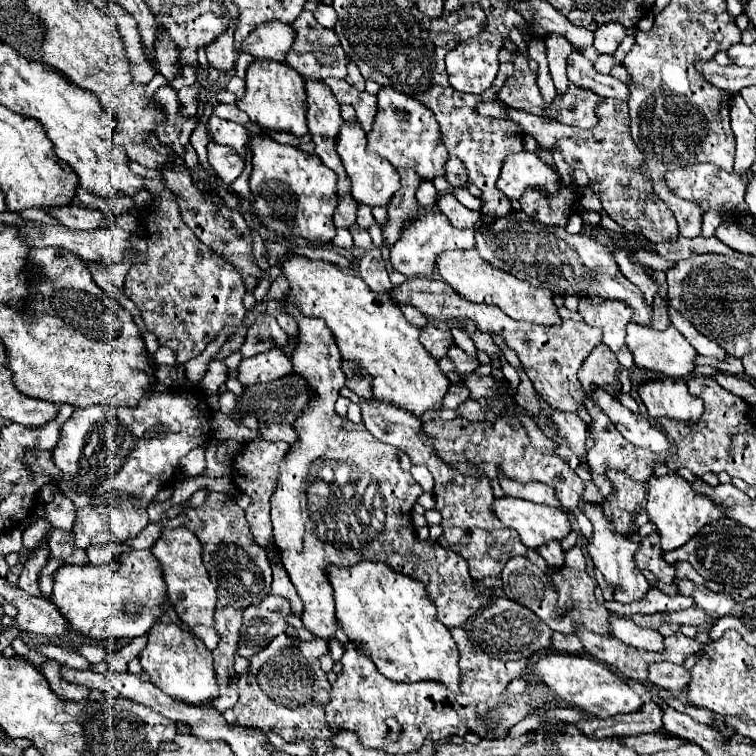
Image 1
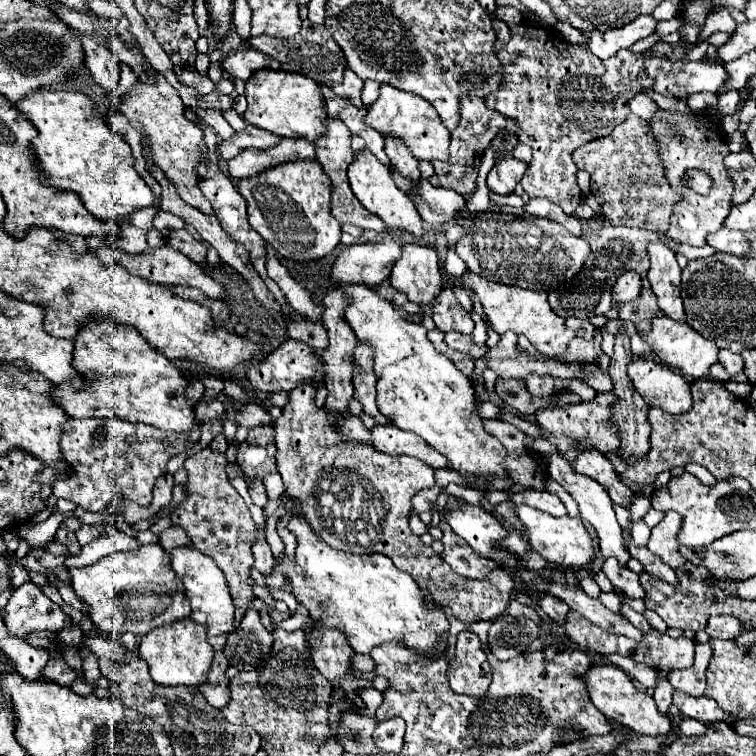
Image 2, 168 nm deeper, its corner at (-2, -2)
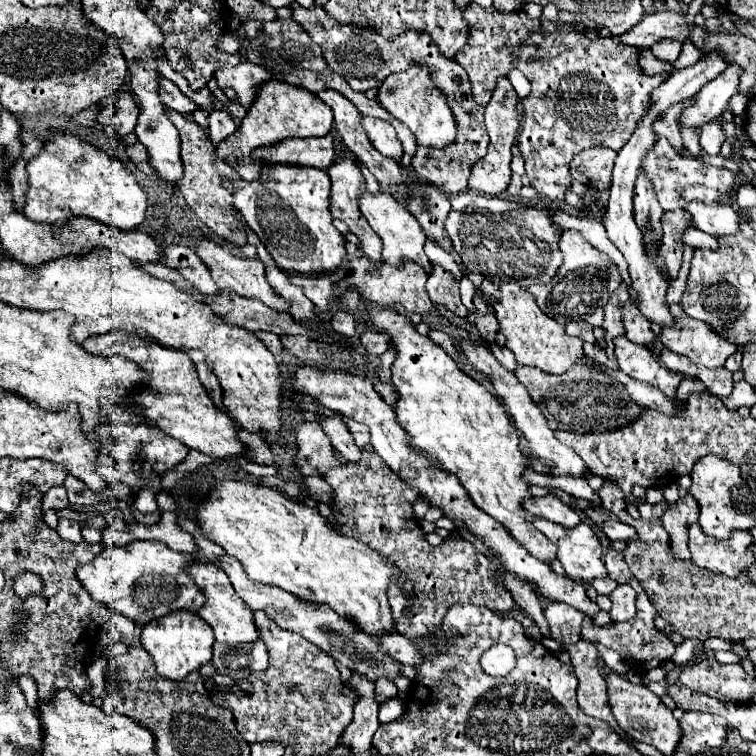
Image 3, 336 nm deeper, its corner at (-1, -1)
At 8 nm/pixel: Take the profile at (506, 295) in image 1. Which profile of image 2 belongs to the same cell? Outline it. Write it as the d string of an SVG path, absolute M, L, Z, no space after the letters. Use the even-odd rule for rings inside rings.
M466 271L464 275L458 277L458 283L464 289L470 289L472 295L478 297L478 301L482 303L482 307L486 309L486 315L490 317L492 329L502 335L506 331L514 331L518 335L526 335L528 341L546 355L560 355L566 351L568 341L574 337L574 331L570 331L564 325L564 319L558 317L550 303L548 303L548 295L544 291L530 291L530 289L522 289L516 285L506 285L506 283L498 283L498 281L490 281L484 279L472 271Z

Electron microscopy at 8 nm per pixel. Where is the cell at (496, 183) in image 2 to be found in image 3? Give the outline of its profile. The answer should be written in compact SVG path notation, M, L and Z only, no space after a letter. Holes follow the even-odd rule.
M507 76L499 78L497 86L495 86L495 92L493 92L493 98L491 98L489 106L485 108L485 128L487 128L487 134L491 138L489 150L479 162L473 164L471 176L469 176L469 188L479 192L479 194L497 196L503 190L507 190L507 186L509 186L509 180L511 180L511 158L513 158L511 146L515 144L517 132L519 132L519 126L521 126L517 100L519 100L517 92L513 90L509 78Z

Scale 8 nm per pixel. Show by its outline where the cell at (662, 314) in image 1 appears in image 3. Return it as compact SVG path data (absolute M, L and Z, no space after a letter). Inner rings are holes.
M627 302L623 308L623 326L625 326L625 336L635 342L635 344L651 344L655 340L655 334L651 332L651 322L647 322L647 318L643 318L643 314L639 314L637 302Z

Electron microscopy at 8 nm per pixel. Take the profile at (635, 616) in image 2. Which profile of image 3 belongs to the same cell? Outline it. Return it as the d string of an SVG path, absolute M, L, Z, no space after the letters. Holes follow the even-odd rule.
M623 584L623 586L617 586L611 594L609 594L609 600L613 602L609 614L613 618L613 622L625 622L625 620L631 620L635 618L636 614L636 592Z

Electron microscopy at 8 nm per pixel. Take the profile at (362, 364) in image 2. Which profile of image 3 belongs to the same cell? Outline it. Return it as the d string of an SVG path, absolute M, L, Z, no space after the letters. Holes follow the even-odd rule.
M367 330L361 334L359 340L361 340L361 346L365 348L365 352L371 356L381 356L389 348L389 336L383 332Z

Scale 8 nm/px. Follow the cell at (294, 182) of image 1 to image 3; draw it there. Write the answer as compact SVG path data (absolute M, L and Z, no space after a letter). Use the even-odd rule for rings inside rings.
M287 164L265 166L257 182L241 182L233 188L233 204L281 270L323 274L337 270L347 256L345 238L331 222L329 186L331 182L325 170Z

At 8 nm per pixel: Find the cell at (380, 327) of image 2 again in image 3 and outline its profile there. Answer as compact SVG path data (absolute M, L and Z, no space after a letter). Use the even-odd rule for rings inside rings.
M371 306L367 318L379 332L391 336L391 344L397 348L393 370L393 386L401 398L395 404L399 424L411 436L411 444L425 450L427 456L435 456L443 470L455 474L477 508L501 522L511 538L515 538L531 556L551 564L557 556L555 546L533 526L533 514L523 508L523 500L531 498L529 482L523 480L523 472L529 466L527 456L519 448L519 432L515 430L505 406L469 378L441 346L431 342L415 330L407 316L395 310L379 310Z

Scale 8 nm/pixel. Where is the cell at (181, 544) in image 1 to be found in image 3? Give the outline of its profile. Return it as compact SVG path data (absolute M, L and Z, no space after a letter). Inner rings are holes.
M193 564L189 568L191 578L195 580L195 584L203 590L207 602L203 604L203 608L199 610L199 616L213 628L217 642L223 644L237 644L237 642L257 642L257 626L253 622L253 612L251 608L239 598L239 594L235 592L235 588L231 586L227 574L215 566L207 566L207 564Z

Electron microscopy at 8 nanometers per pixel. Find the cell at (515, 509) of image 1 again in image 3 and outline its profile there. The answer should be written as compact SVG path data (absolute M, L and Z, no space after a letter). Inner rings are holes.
M535 518L535 526L545 534L547 540L557 544L557 560L563 564L569 578L591 582L607 576L607 568L603 564L603 546L593 526L581 522L575 526L575 530L561 530L561 526L555 526L545 518Z

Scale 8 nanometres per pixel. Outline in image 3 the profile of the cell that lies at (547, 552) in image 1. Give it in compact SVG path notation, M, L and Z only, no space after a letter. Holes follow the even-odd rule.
M549 602L545 606L545 620L551 630L551 638L559 644L575 644L581 640L581 622L583 614L573 606L561 604L561 602Z

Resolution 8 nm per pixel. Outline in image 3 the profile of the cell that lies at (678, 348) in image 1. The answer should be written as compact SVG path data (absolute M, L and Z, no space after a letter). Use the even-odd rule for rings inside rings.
M671 304L671 314L675 314L675 326L661 332L661 342L675 354L687 356L705 368L719 368L737 350L733 342L719 336L709 324L687 316L681 304Z

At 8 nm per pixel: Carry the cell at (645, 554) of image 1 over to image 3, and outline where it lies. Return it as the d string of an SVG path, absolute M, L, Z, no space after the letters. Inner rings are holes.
M687 494L685 498L679 498L675 504L671 504L665 514L661 516L663 528L669 532L669 544L677 558L687 560L687 532L685 526L689 522L699 520L699 506L695 504L695 498Z

